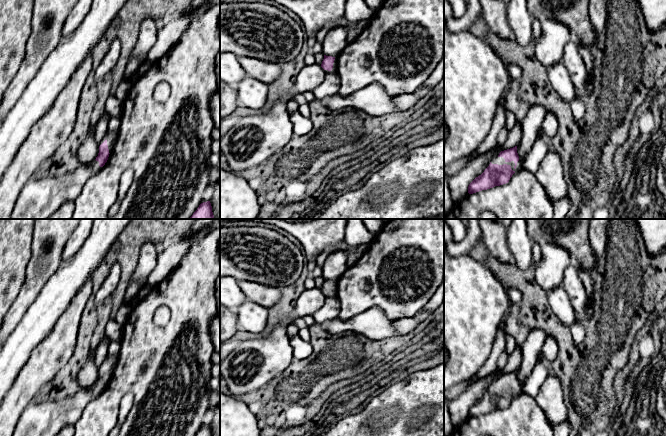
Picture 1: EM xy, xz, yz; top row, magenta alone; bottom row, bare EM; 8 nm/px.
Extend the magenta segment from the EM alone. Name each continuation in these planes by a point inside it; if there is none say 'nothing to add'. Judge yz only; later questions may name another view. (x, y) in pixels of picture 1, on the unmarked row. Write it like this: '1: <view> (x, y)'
1: yz (498, 384)

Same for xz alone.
1: xz (334, 294)

